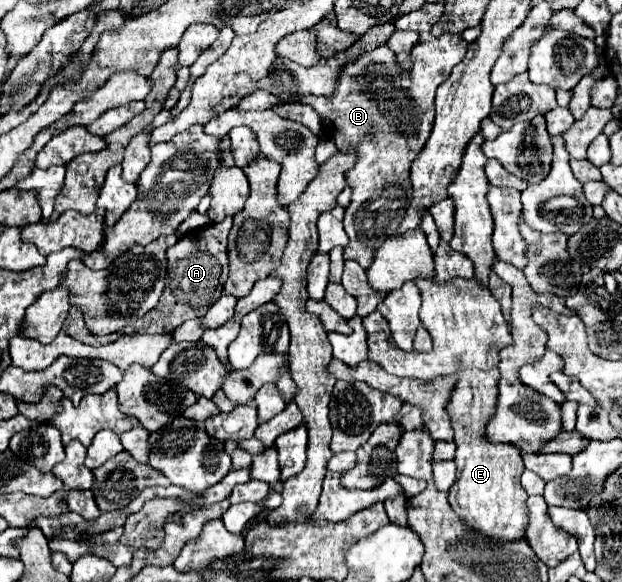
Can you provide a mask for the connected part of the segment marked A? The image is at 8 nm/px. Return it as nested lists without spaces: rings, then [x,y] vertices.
[[[226,217],[220,223],[206,225],[206,229],[200,229],[192,237],[180,237],[178,243],[168,249],[168,253],[166,253],[166,259],[168,259],[166,277],[168,279],[166,279],[166,287],[162,293],[162,301],[150,313],[146,313],[146,317],[138,319],[134,325],[130,325],[118,333],[106,335],[106,337],[96,337],[86,331],[82,311],[78,307],[72,307],[62,329],[80,343],[106,345],[106,343],[116,341],[120,335],[170,333],[176,327],[180,327],[184,321],[200,317],[200,313],[206,313],[208,307],[214,305],[222,297],[222,287],[228,279],[228,241],[226,241],[226,237],[228,237],[230,227],[232,227],[232,217]]]

